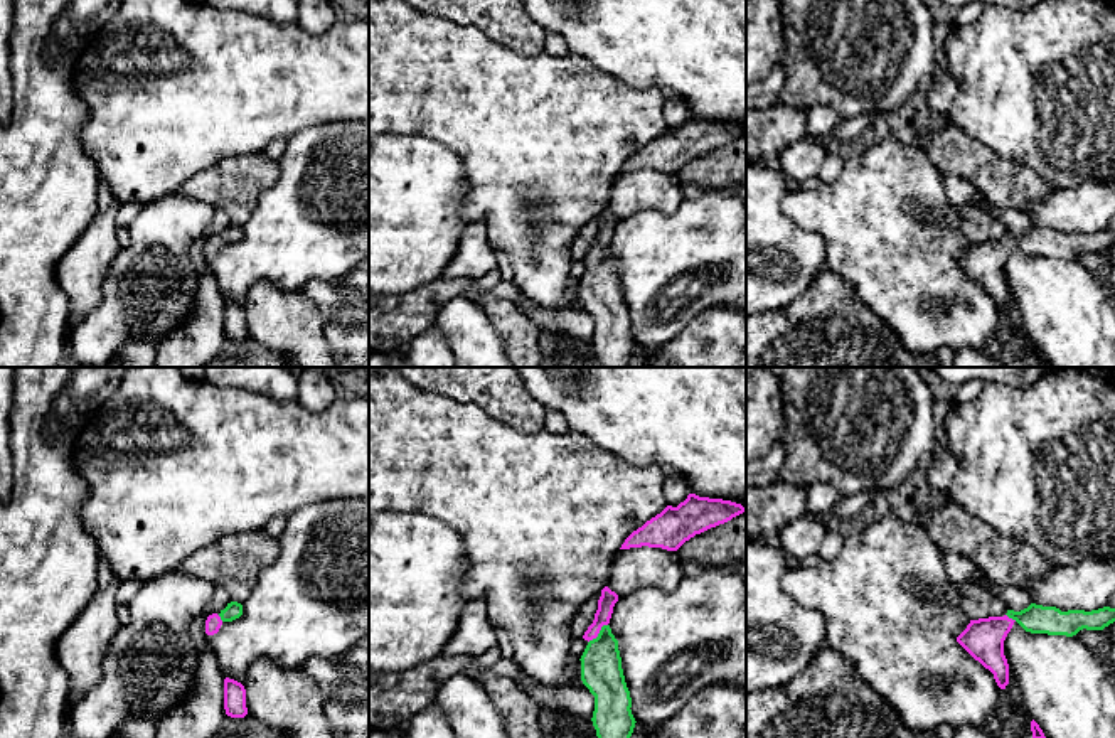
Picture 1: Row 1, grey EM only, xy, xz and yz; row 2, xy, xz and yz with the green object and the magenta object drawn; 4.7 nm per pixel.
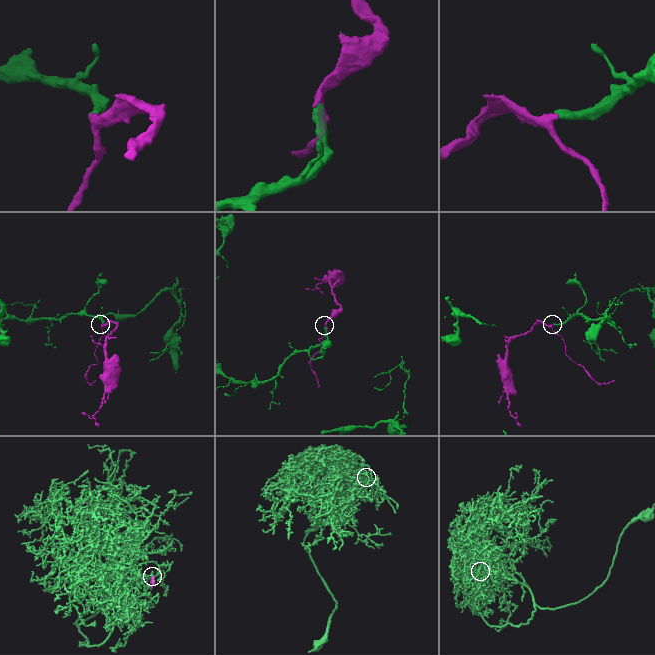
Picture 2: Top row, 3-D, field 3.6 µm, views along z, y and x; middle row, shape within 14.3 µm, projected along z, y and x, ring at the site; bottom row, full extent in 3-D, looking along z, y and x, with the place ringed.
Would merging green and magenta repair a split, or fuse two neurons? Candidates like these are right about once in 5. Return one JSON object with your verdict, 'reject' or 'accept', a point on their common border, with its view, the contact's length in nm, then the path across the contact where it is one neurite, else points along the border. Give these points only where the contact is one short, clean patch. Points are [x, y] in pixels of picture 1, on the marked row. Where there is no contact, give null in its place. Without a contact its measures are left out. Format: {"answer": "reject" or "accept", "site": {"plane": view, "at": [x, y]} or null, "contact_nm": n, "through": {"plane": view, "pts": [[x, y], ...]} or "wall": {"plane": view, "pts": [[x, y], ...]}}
{"answer": "accept", "site": {"plane": "xz", "at": [598, 634]}, "contact_nm": 130, "through": {"plane": "xz", "pts": [[602, 673], [602, 642], [598, 634], [608, 598]]}}

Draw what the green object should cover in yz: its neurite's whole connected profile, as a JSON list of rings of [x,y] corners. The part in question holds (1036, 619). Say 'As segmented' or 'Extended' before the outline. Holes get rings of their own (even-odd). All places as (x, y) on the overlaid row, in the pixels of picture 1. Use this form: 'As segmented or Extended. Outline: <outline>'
Extended. Outline: [[[1031,603],[1021,612],[1007,610],[1004,617],[970,620],[957,642],[985,669],[994,674],[1000,689],[1009,684],[1009,664],[1004,655],[1004,640],[1014,623],[1026,632],[1073,637],[1080,630],[1103,630],[1115,622],[1115,608],[1068,610]]]

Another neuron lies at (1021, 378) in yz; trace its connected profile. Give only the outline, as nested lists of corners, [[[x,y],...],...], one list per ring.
[[[930,367],[938,377],[953,386],[979,379],[1004,382],[1014,388],[1029,388],[1051,367]]]

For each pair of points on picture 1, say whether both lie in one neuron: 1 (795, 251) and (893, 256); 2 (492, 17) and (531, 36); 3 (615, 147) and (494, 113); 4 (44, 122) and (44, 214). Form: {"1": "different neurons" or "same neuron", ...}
{"1": "different neurons", "2": "same neuron", "3": "same neuron", "4": "same neuron"}

